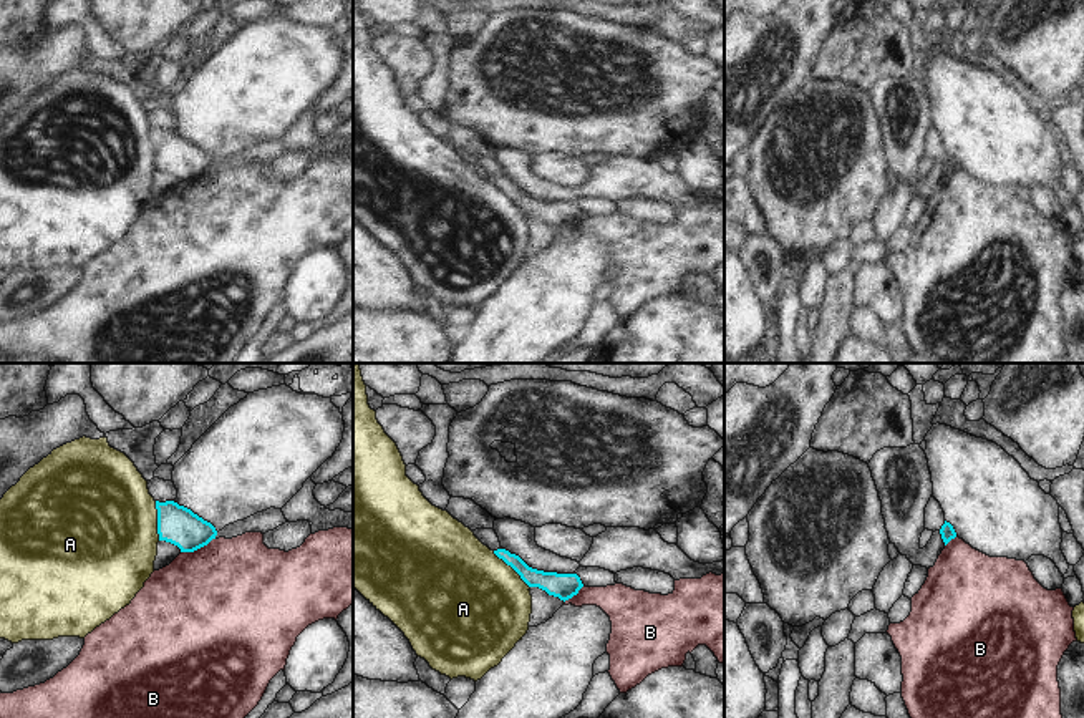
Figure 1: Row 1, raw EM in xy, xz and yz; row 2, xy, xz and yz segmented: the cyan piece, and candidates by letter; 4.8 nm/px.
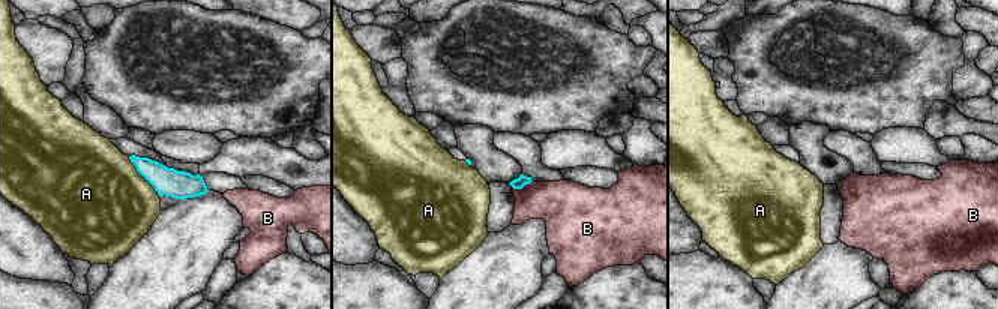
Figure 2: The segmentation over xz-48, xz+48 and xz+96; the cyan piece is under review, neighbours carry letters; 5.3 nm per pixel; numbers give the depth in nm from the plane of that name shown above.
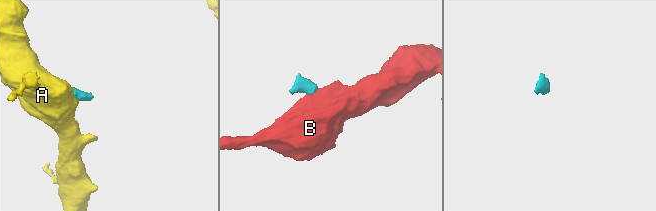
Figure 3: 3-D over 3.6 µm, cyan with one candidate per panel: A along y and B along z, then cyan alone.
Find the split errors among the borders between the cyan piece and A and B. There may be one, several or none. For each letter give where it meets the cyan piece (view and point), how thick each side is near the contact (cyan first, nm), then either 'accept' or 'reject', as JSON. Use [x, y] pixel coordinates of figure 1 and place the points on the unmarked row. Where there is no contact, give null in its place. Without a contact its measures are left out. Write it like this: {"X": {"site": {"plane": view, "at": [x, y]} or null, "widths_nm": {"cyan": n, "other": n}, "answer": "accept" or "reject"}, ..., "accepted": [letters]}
{"A": {"site": {"plane": "xz", "at": [512, 196]}, "widths_nm": {"cyan": 120, "other": 500}, "answer": "reject"}, "B": {"site": {"plane": "xy", "at": [198, 176]}, "widths_nm": {"cyan": 190, "other": 480}, "answer": "reject"}, "accepted": []}

